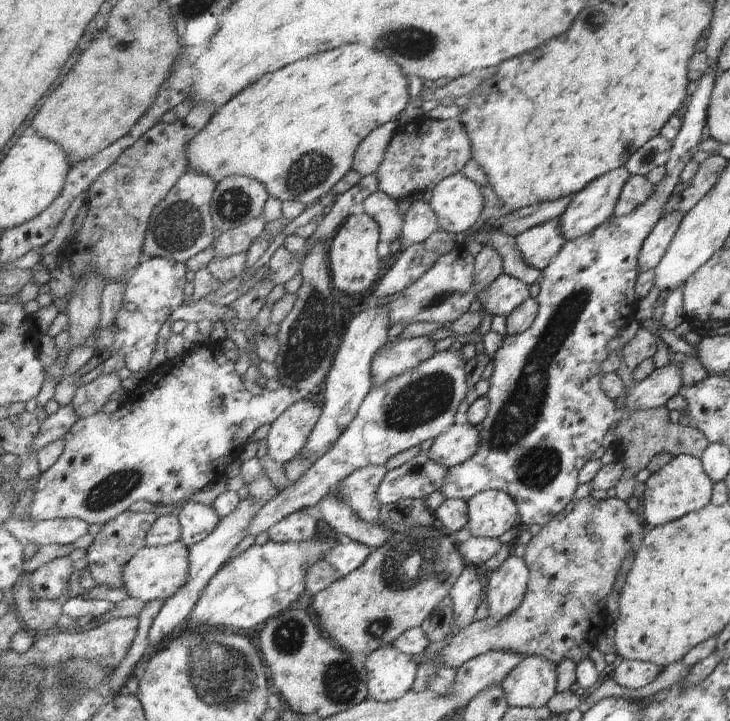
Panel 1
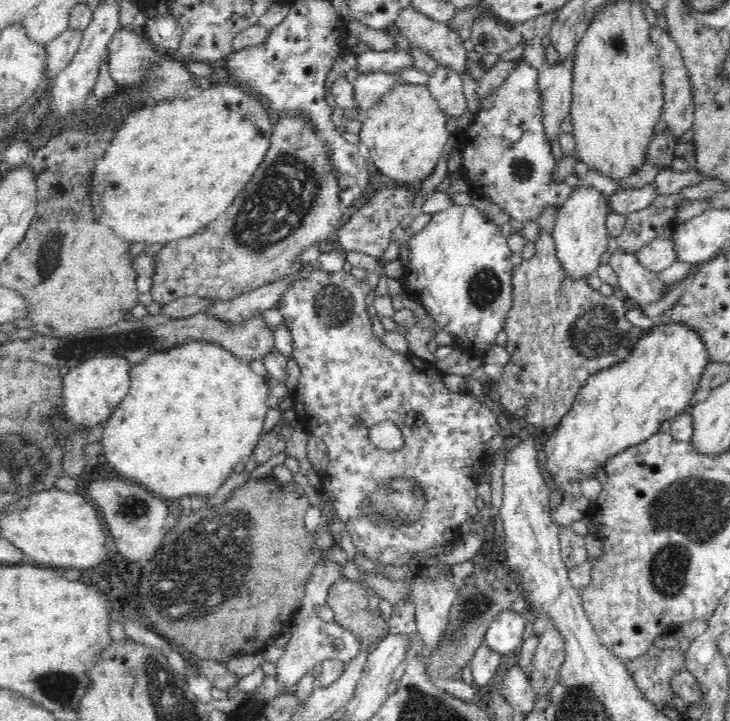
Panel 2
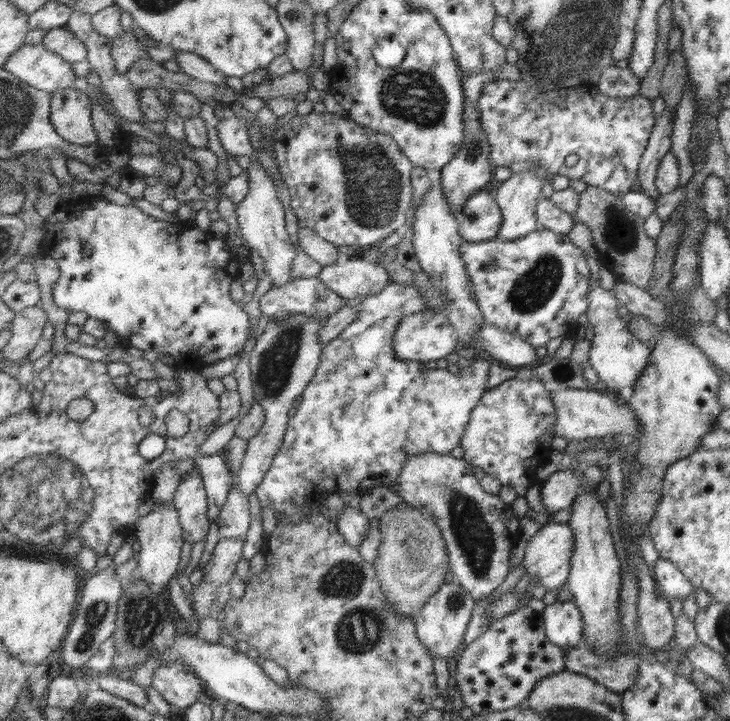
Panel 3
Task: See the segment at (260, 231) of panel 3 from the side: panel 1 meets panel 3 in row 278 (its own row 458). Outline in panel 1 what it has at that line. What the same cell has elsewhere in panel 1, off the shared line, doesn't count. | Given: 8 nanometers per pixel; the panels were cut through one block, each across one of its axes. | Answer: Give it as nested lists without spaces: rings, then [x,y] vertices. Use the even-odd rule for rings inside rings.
[[[304,398],[293,403],[275,422],[266,437],[267,457],[287,464],[300,454],[311,431],[322,417],[322,407]]]

